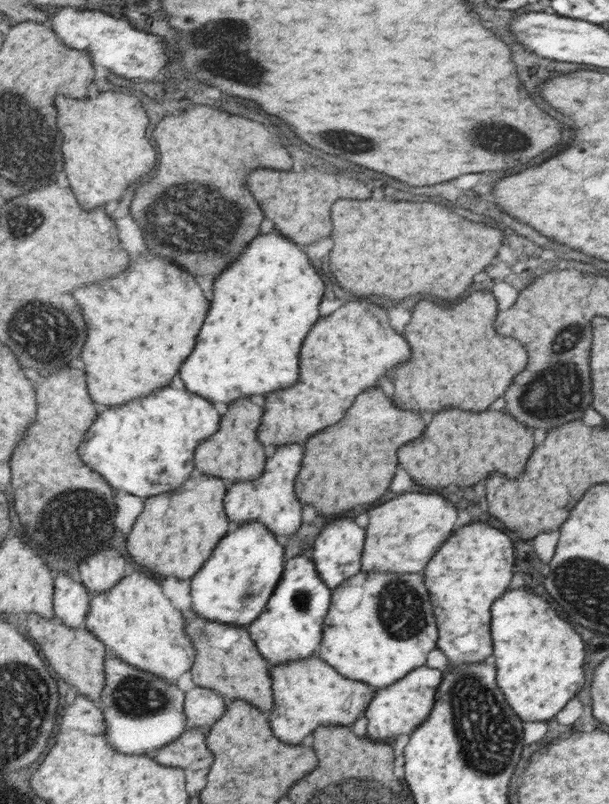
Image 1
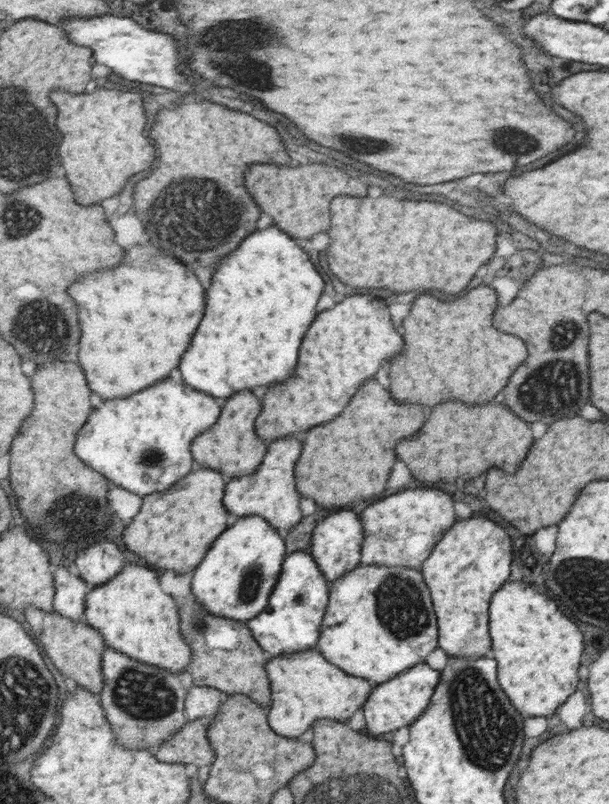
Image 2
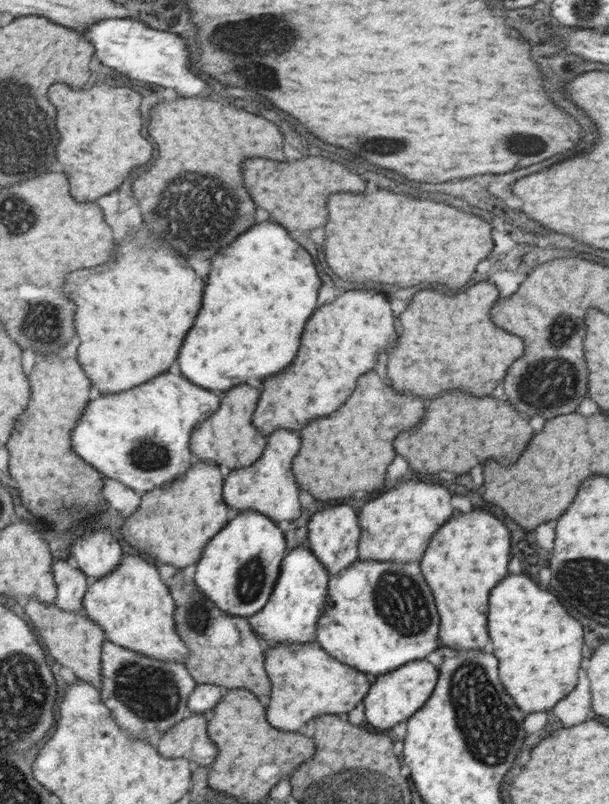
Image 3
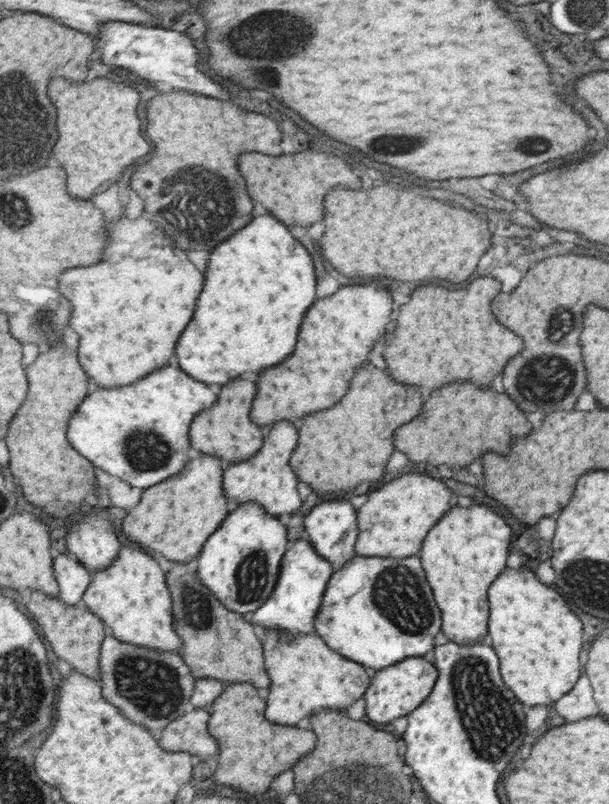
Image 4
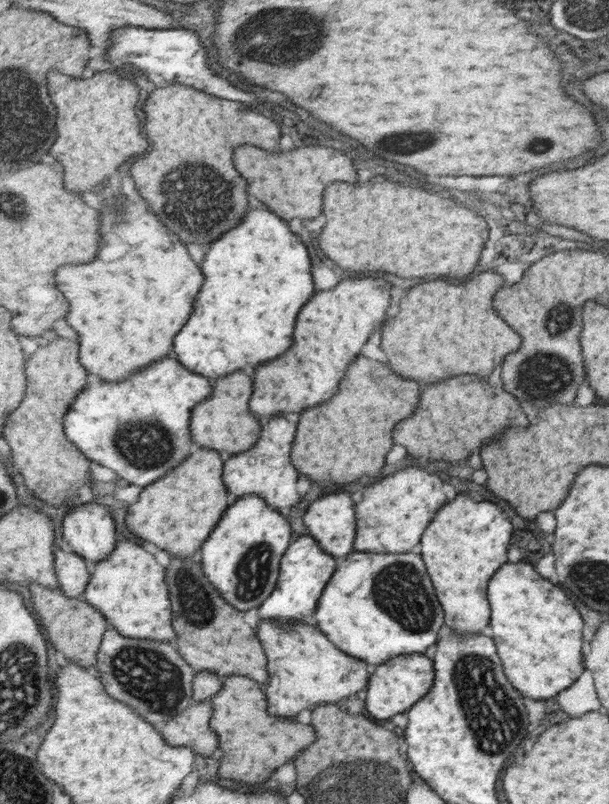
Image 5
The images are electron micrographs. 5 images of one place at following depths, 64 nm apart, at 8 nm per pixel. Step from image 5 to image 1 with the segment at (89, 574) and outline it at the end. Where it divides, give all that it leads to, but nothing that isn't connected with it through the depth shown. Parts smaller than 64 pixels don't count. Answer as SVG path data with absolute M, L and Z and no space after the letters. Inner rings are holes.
M64 571L57 575L57 616L72 628L86 626L92 607L92 594L84 582L74 580Z

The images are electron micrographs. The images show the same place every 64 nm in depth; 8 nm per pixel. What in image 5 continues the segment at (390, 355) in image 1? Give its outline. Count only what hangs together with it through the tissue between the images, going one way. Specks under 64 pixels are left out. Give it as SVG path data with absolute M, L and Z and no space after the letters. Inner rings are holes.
M352 278L344 280L336 290L320 291L302 310L294 348L286 356L264 364L258 370L258 376L255 375L253 412L262 421L268 421L290 412L302 414L312 406L332 400L336 392L340 392L342 380L346 378L352 362L362 352L362 346L386 318L388 306L390 284L380 278Z

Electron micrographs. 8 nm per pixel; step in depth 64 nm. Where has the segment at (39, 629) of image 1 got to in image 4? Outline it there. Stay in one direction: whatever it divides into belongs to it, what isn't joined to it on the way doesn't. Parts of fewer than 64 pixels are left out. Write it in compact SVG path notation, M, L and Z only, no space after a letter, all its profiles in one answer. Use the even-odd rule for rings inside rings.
M39 588L33 592L28 606L28 610L42 626L55 654L65 659L74 669L84 672L86 676L102 681L102 649L106 637L110 634L105 621L84 603L68 604L61 597L49 596Z

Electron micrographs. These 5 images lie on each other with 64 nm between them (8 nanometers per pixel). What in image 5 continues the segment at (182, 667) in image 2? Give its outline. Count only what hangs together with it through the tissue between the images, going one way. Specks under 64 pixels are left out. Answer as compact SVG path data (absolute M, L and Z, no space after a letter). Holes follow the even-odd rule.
M119 539L118 548L110 555L110 558L93 565L93 578L89 584L84 599L88 600L94 607L100 608L105 613L109 623L118 629L124 636L130 638L149 638L150 640L161 640L177 644L179 634L174 626L174 607L172 594L166 584L166 568L158 562L158 558L146 550L142 544L132 540Z

